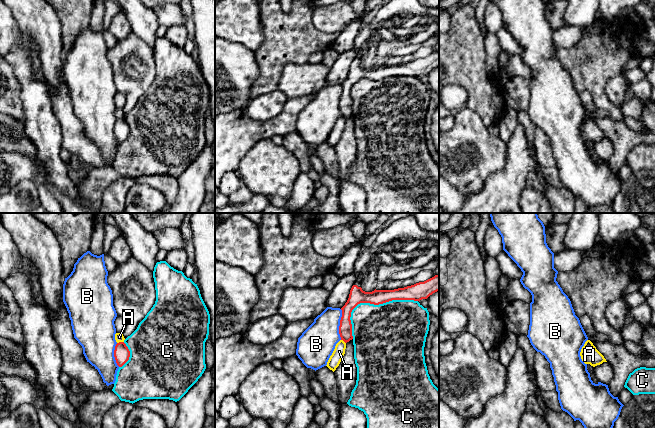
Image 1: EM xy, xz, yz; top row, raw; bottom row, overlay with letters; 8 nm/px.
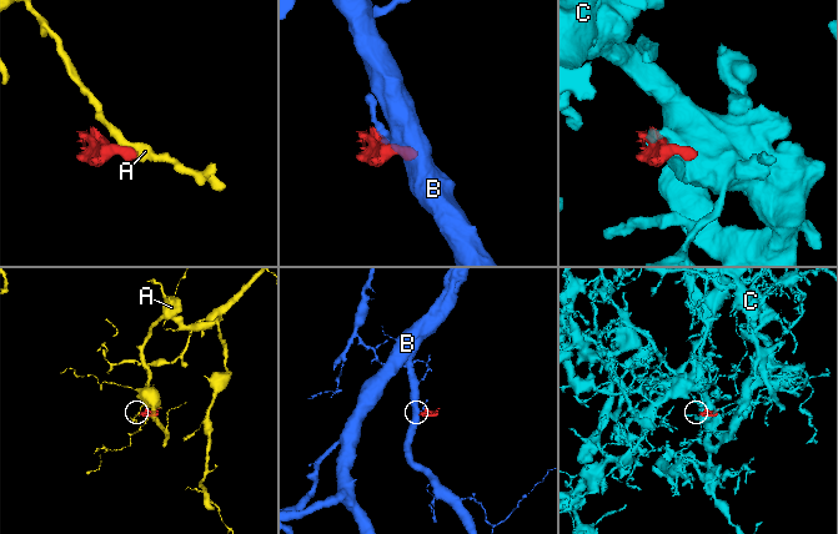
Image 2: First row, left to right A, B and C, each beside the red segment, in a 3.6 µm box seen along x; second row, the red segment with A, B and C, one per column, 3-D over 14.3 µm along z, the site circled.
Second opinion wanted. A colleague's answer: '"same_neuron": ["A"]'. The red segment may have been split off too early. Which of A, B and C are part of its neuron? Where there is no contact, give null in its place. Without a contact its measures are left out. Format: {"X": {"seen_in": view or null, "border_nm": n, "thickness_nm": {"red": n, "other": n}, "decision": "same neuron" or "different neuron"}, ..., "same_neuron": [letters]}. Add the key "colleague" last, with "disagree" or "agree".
{"A": {"seen_in": "xy", "border_nm": 60, "thickness_nm": {"red": 130, "other": 70}, "decision": "different neuron"}, "B": {"seen_in": "xz", "border_nm": 240, "thickness_nm": {"red": 110, "other": 280}, "decision": "different neuron"}, "C": {"seen_in": "xz", "border_nm": 600, "thickness_nm": {"red": 120, "other": 460}, "decision": "different neuron"}, "same_neuron": [], "colleague": "disagree"}

